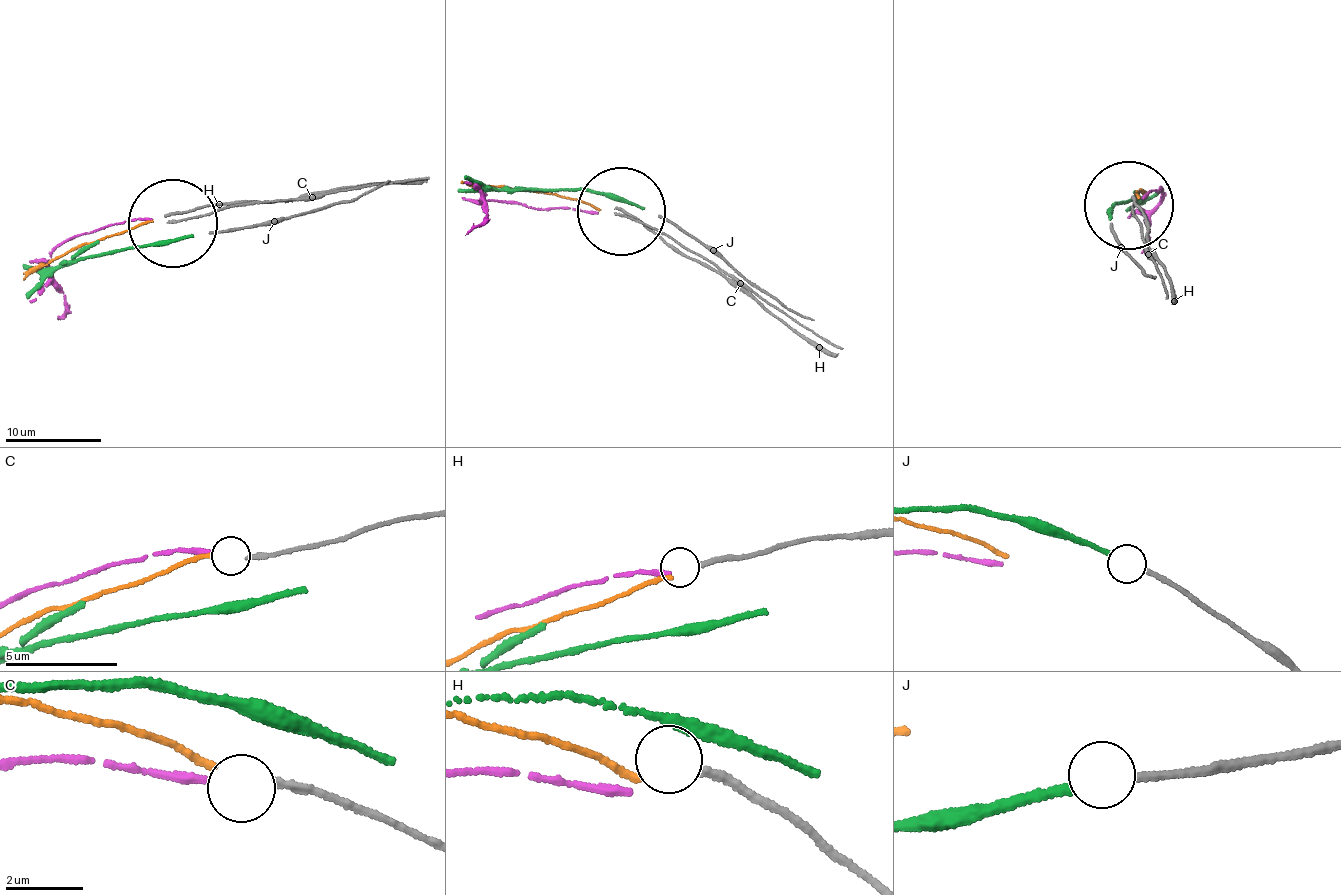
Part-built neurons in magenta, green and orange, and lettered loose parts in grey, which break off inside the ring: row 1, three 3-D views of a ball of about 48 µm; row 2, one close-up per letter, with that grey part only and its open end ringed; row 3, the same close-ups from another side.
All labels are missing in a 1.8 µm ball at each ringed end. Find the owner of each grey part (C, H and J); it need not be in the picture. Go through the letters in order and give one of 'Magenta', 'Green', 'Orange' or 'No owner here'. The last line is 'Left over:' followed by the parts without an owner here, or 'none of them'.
C: Magenta
H: No owner here
J: Green
Left over: H

